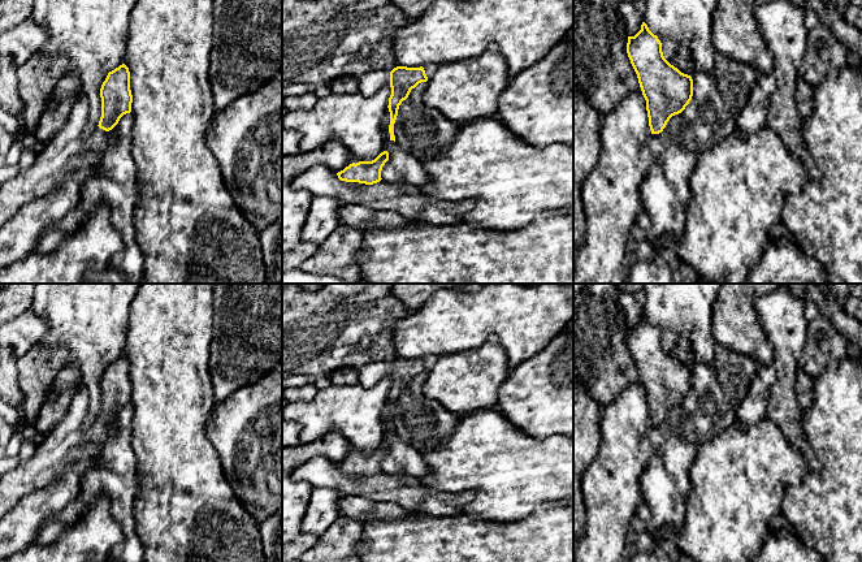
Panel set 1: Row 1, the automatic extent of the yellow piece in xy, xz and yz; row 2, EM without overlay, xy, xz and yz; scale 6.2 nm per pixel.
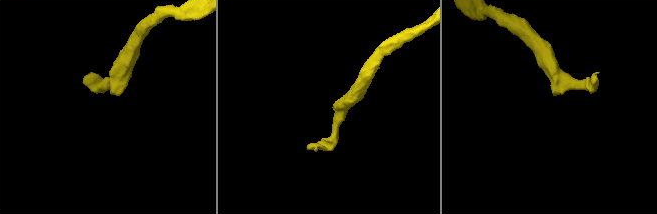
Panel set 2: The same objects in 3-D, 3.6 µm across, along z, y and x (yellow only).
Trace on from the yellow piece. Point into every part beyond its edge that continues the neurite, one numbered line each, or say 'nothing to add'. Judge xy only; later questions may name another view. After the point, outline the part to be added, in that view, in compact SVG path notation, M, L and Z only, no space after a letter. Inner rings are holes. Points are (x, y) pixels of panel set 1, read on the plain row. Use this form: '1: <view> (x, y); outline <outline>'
1: xy (68, 444); outline M77 388L65 418L36 446L34 455L0 476L0 519L26 494L59 479L72 466L95 458L108 438L108 423L96 418L85 431L87 392Z

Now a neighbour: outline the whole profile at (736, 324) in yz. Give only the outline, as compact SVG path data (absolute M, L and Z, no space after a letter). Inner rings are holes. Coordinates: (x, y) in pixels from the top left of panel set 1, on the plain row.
M720 284L712 307L712 334L718 343L753 358L759 367L774 360L774 347L761 325L755 301L779 284Z

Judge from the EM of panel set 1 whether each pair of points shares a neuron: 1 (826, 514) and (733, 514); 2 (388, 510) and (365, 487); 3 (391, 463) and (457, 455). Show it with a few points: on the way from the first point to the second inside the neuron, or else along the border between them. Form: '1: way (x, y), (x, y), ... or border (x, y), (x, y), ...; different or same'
1: border (793, 485), (785, 489), (779, 513); different
2: border (350, 495), (375, 501), (393, 501), (410, 510); different
3: border (421, 454), (428, 472), (419, 479); different

